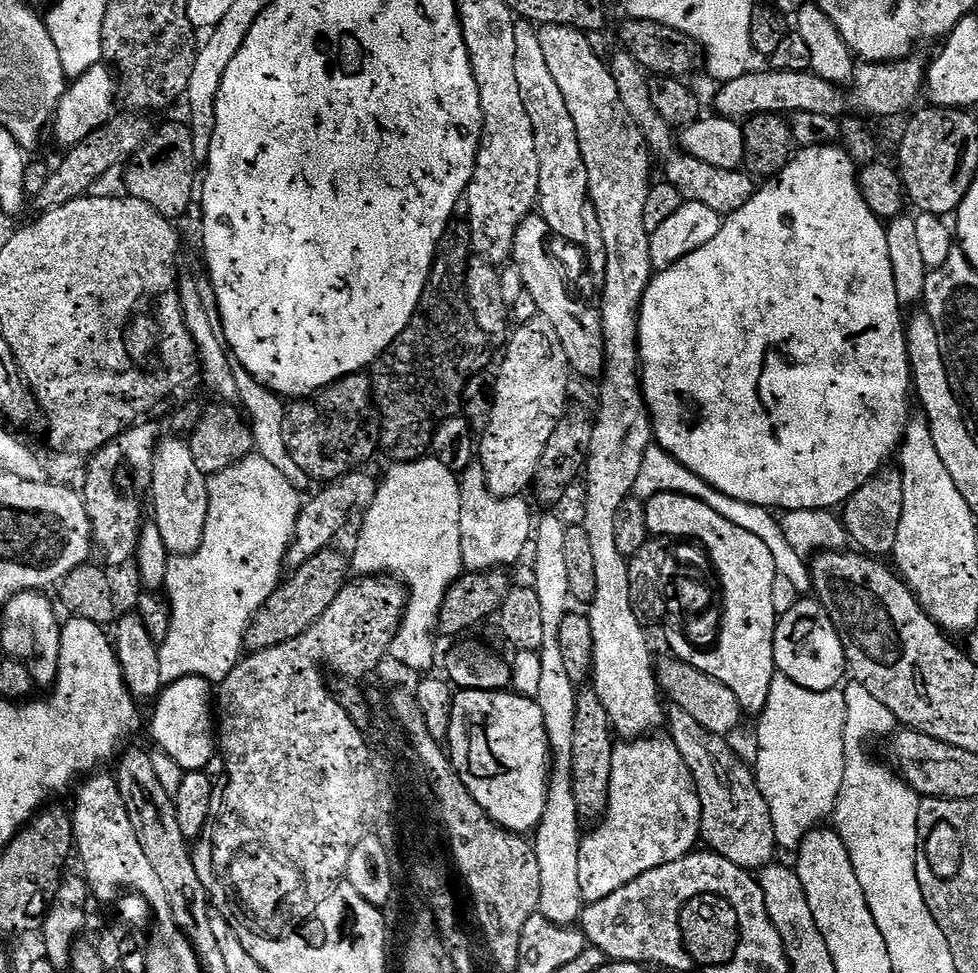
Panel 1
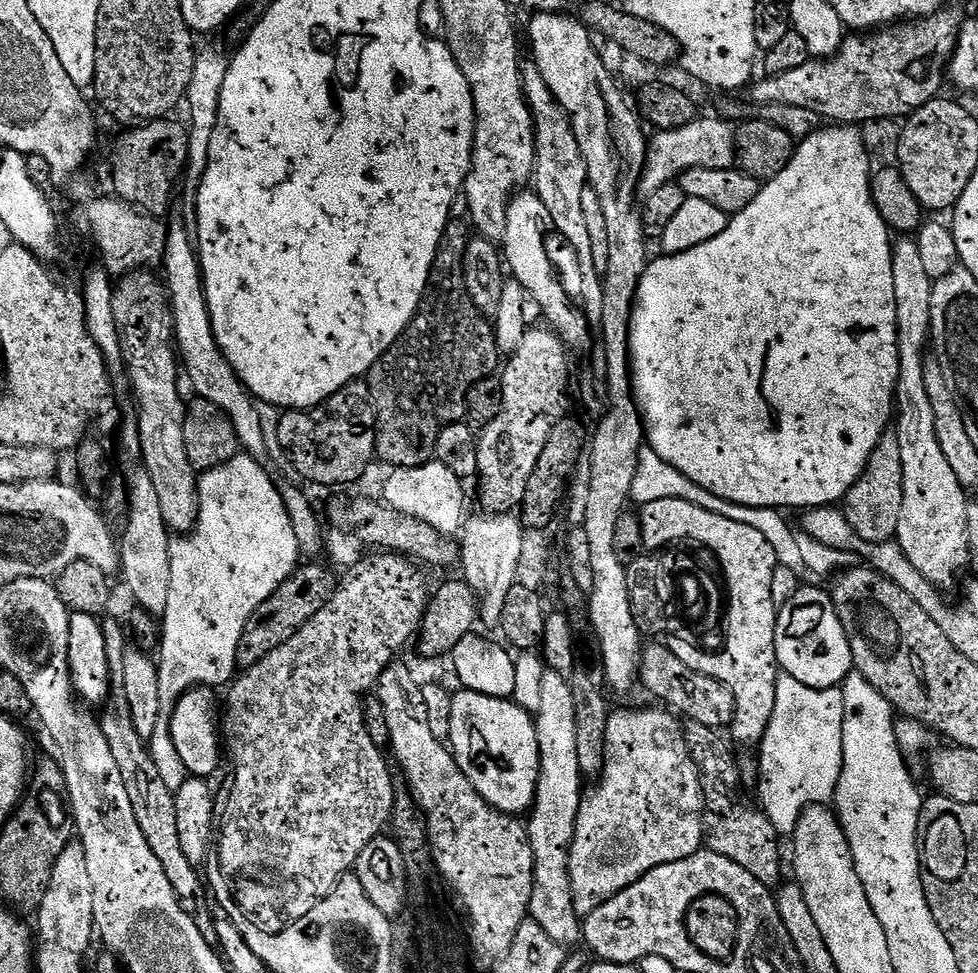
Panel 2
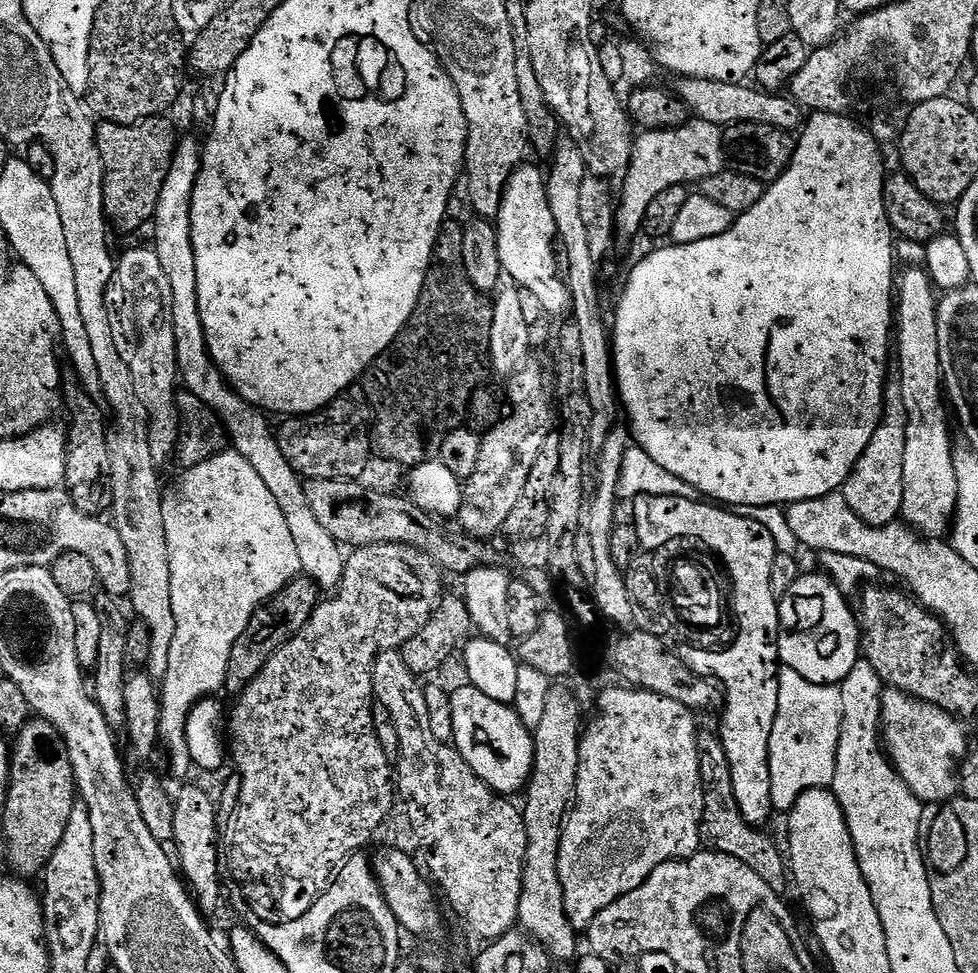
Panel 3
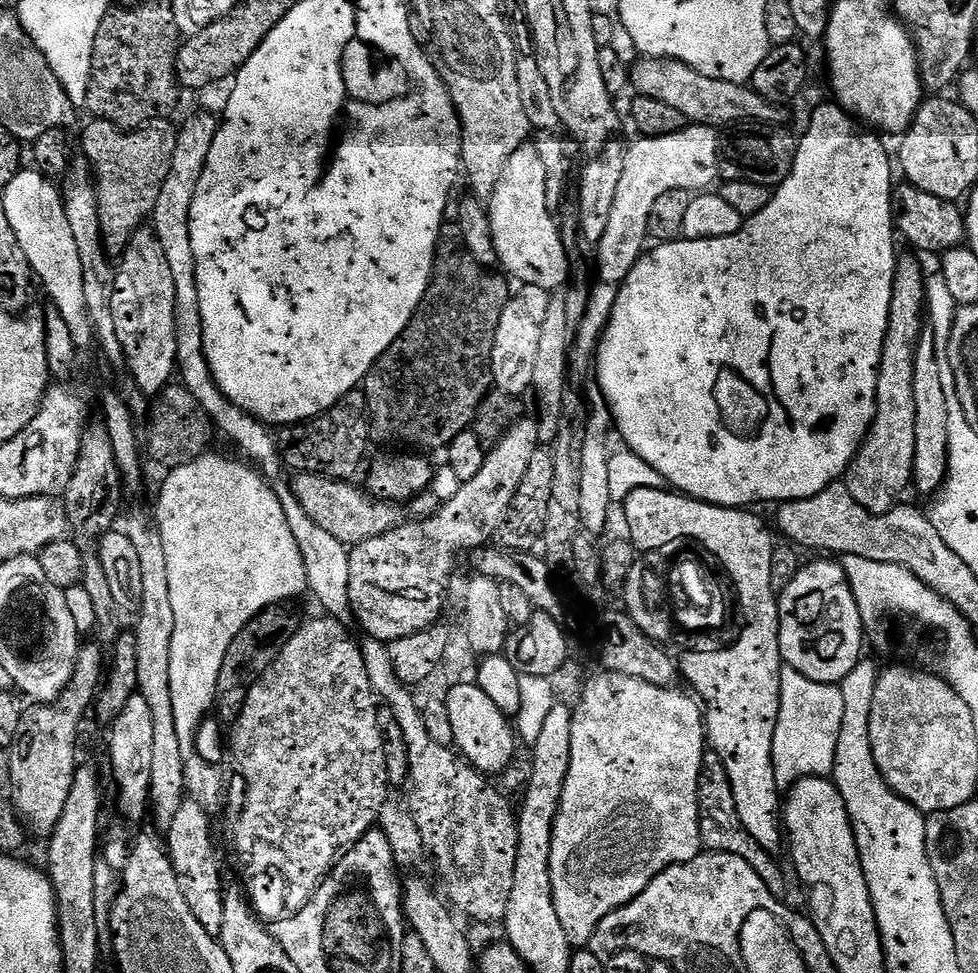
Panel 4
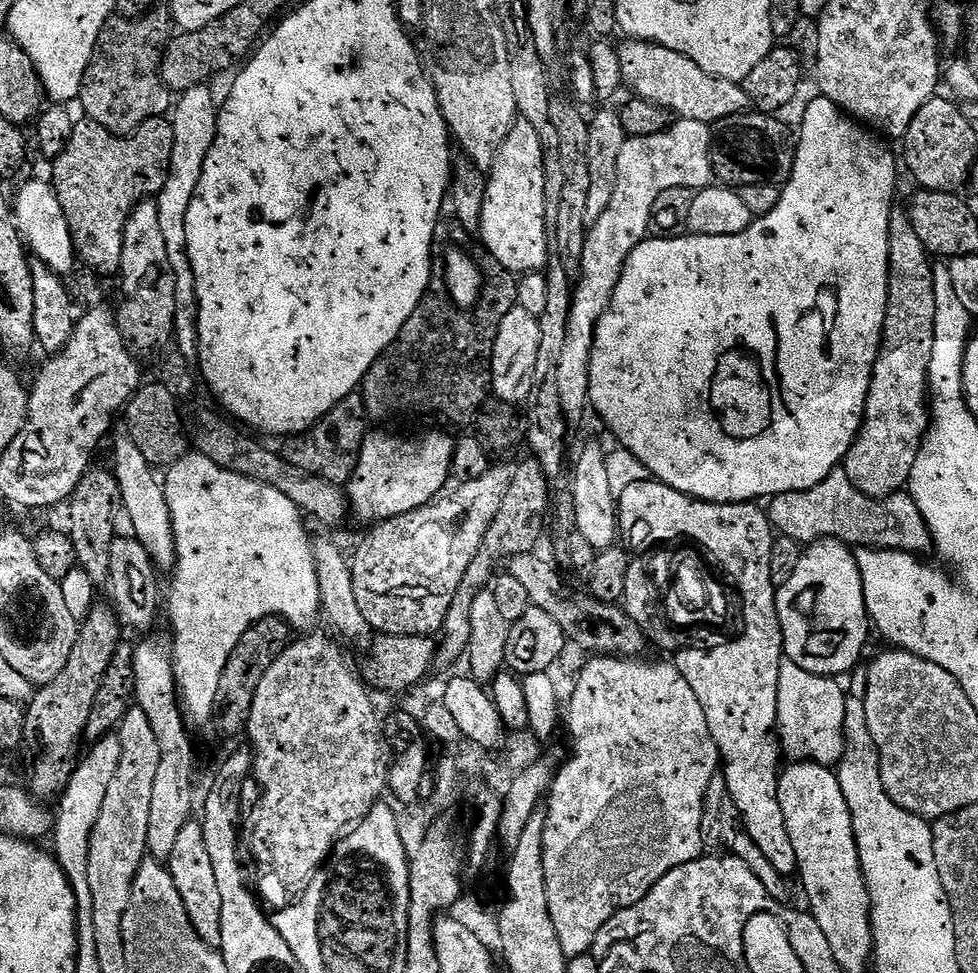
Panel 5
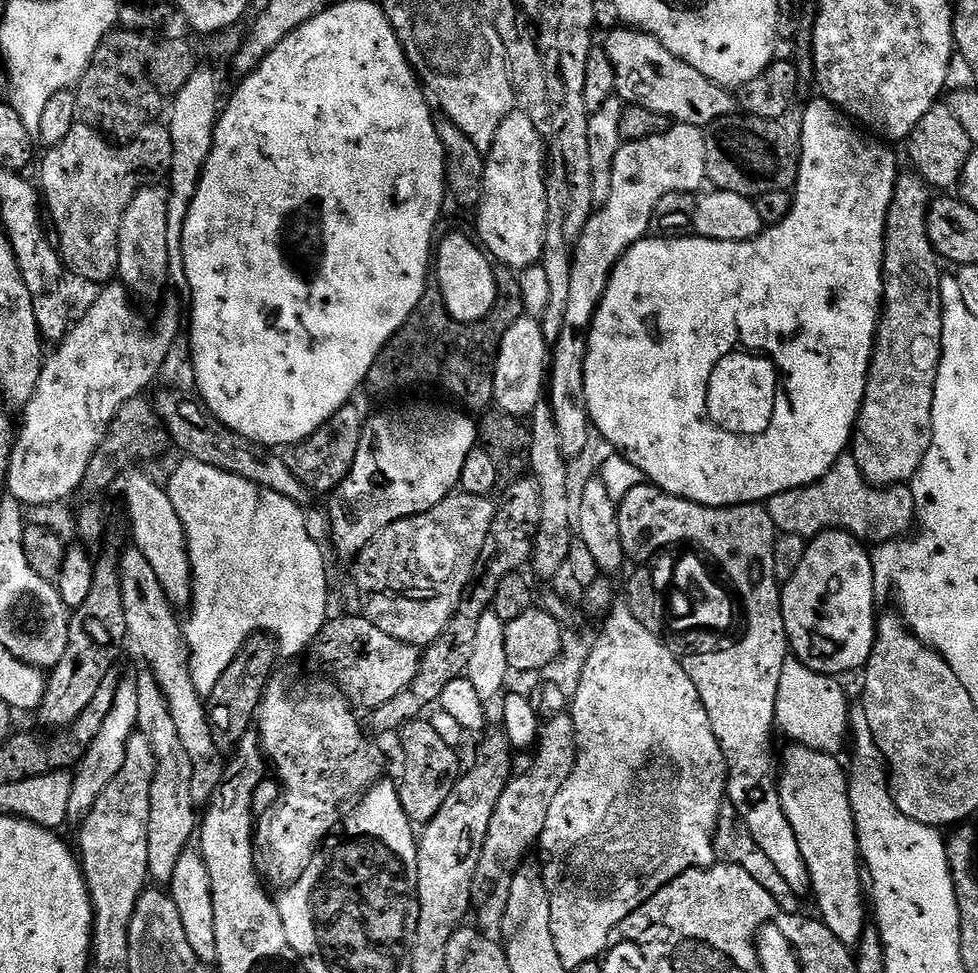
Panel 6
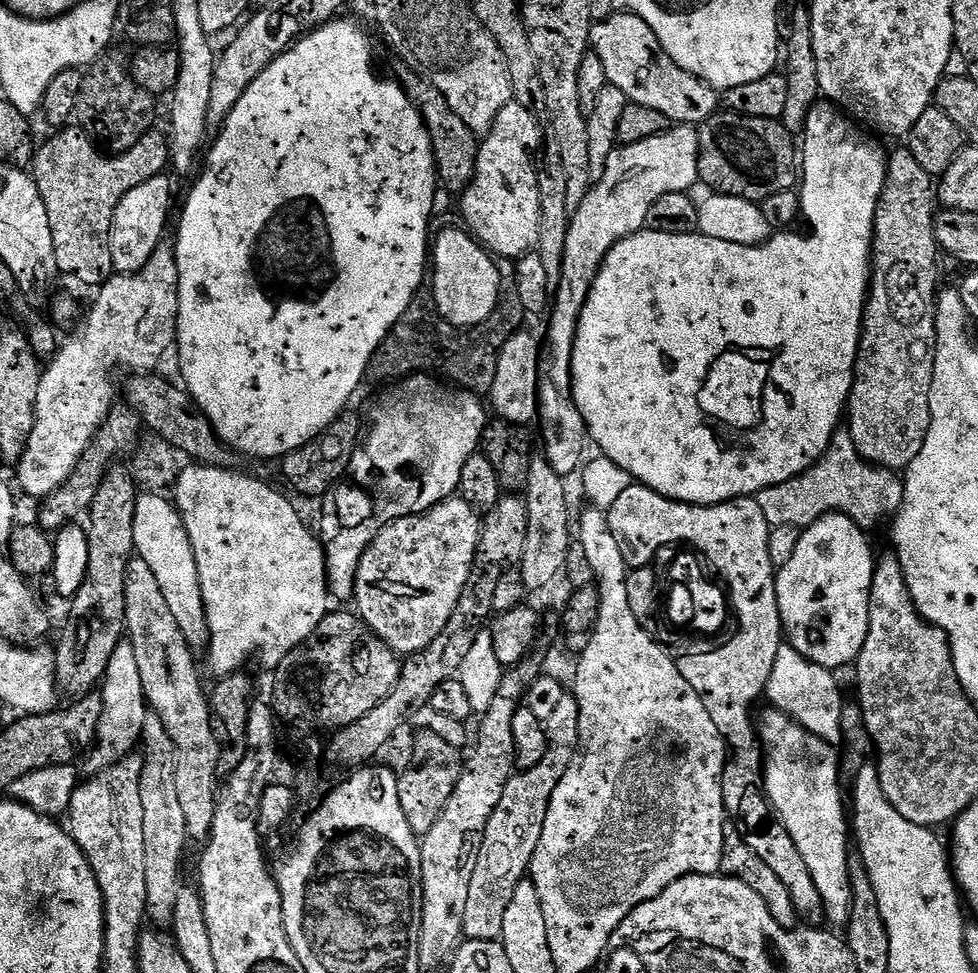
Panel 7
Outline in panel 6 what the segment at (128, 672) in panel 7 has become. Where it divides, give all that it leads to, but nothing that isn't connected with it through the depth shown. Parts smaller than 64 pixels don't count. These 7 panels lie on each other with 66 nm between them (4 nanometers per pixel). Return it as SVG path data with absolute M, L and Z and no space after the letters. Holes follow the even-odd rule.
M121 679L120 688L116 692L116 701L106 714L106 722L102 722L102 730L98 730L98 738L90 746L90 750L80 760L72 776L70 790L69 817L80 818L94 806L94 802L102 794L109 782L122 770L122 762L126 762L126 746L130 738L138 731L138 690L135 679Z

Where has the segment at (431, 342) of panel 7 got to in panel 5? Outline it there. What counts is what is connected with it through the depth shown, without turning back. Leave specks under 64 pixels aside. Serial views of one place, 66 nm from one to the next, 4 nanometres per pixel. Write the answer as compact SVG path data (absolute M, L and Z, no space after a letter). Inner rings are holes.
M497 260L485 261L484 291L480 303L471 310L458 308L448 297L443 275L433 275L414 314L406 318L392 345L364 376L364 409L373 421L392 420L395 416L437 416L448 424L471 425L488 403L495 339L506 314L518 305L518 276Z

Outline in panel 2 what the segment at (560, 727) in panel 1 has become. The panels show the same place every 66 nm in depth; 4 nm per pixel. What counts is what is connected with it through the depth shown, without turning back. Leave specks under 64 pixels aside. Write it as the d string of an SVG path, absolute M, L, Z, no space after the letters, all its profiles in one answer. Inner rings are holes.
M545 671L542 695L534 719L540 773L536 797L526 820L534 860L533 893L530 894L528 916L538 922L538 926L542 926L554 942L565 946L579 945L582 940L582 917L574 910L568 859L586 778L578 766L578 726L574 726L574 694L569 677Z

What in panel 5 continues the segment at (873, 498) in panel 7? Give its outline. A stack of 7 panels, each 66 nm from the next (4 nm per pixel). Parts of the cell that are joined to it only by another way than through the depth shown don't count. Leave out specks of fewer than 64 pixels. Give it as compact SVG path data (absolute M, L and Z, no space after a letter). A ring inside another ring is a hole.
M843 470L831 472L821 484L805 492L771 497L766 511L768 521L779 535L792 538L803 546L835 538L856 550L924 554L927 548L933 547L928 523L907 491L898 491L884 499L872 499L860 493Z

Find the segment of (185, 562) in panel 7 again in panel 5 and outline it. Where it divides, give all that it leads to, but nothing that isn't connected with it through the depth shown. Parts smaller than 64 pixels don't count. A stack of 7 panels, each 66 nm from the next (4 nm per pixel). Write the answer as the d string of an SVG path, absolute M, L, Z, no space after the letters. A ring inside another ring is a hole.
M120 434L120 437L113 442L112 456L116 459L114 471L120 487L122 512L125 517L128 515L128 520L132 523L131 531L136 539L142 542L142 546L146 546L146 554L150 554L152 563L157 569L175 569L176 543L163 483L158 479L152 465L146 462L146 458L142 458L142 450L134 446L134 442L127 434Z

